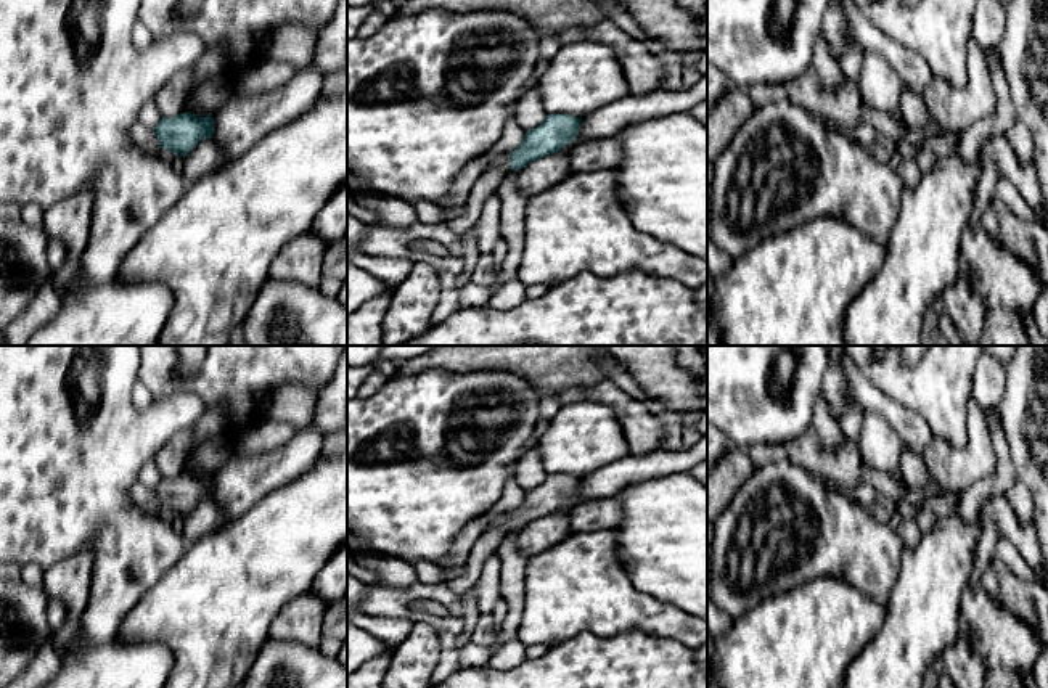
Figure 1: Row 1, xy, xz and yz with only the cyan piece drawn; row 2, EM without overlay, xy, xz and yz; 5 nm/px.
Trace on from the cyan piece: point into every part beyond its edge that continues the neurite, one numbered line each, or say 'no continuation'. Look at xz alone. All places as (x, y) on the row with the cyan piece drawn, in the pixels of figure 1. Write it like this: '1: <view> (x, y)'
1: xz (503, 161)

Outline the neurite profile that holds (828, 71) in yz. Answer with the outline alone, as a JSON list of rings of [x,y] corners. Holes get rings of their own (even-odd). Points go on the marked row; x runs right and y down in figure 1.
[[[821,34],[818,35],[818,39],[815,42],[815,50],[812,55],[810,66],[815,69],[823,87],[828,90],[836,88],[839,84],[842,84],[845,80],[839,64],[831,56],[828,43],[821,37]]]

